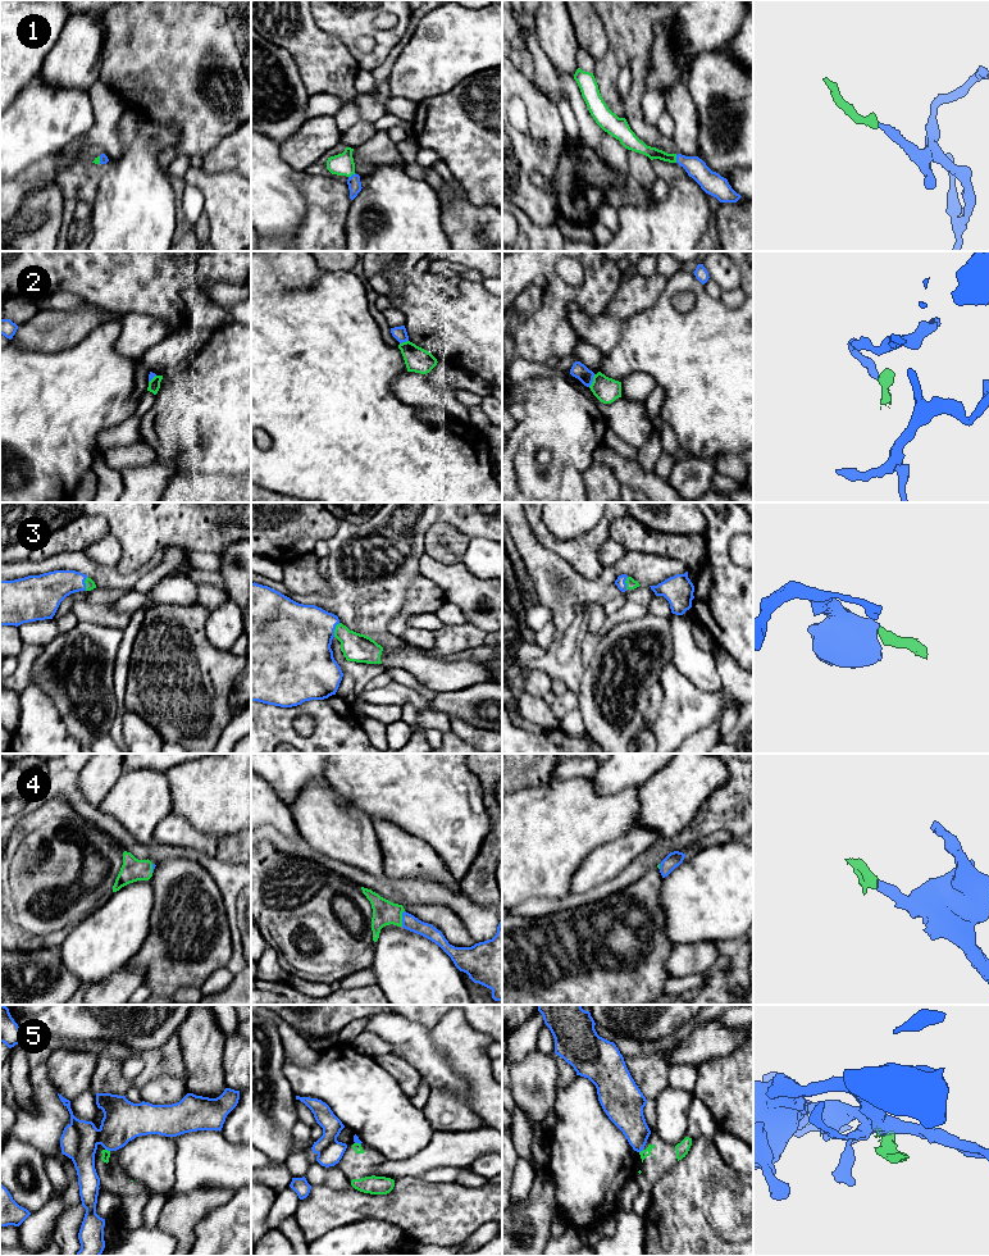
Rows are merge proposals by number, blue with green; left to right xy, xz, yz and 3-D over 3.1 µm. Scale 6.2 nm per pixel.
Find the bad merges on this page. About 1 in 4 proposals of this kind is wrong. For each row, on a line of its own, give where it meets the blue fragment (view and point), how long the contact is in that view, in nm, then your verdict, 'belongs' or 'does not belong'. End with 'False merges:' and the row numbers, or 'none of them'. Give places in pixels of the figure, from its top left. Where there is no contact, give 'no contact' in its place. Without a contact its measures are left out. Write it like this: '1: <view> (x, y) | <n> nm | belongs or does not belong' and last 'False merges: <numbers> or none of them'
1: yz (677, 159) | 50 nm | belongs
2: yz (592, 381) | 90 nm | does not belong
3: xz (335, 628) | 100 nm | belongs
4: xz (402, 918) | 110 nm | belongs
5: yz (641, 1150) | 40 nm | does not belong
False merges: 2, 5

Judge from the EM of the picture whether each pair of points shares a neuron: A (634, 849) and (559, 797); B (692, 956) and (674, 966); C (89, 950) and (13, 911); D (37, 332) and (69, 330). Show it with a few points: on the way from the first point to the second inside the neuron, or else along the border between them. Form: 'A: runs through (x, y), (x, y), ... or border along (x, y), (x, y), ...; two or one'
A: border along (634, 827), (611, 841), (598, 845), (592, 851); two
B: runs through (688, 959), (678, 965); one
C: border along (86, 917), (58, 947); two
D: runs through (45, 332), (62, 330); one

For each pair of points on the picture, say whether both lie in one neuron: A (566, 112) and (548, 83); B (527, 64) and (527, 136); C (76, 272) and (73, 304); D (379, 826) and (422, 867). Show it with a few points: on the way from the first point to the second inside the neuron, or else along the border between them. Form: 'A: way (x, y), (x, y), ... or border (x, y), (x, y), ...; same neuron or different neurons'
A: border (565, 91), (579, 127); different neurons
B: border (520, 69), (533, 81); different neurons
C: border (55, 291), (71, 291), (91, 303); different neurons
D: way (390, 836), (411, 858); same neuron

